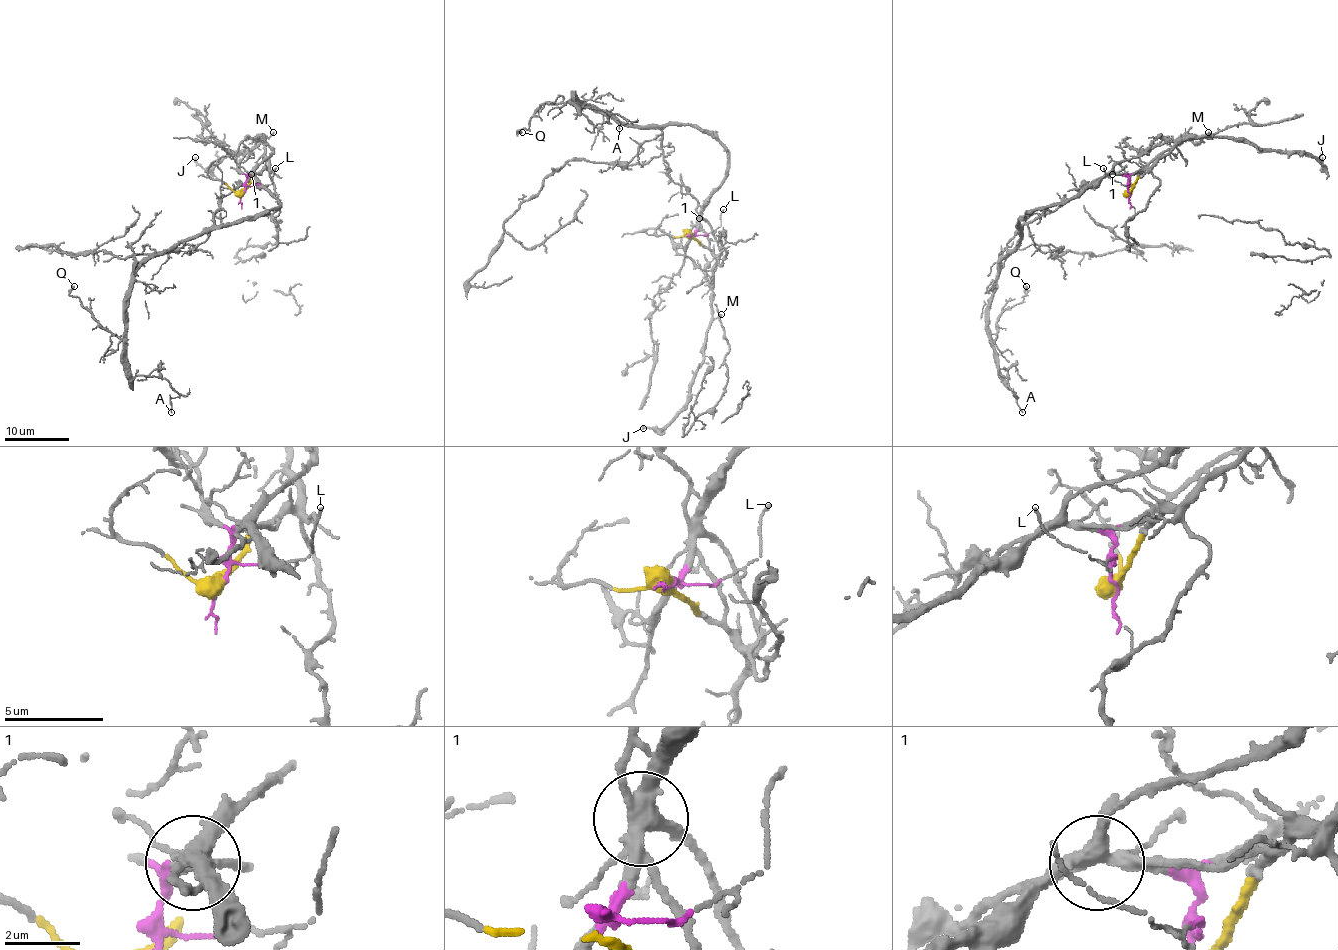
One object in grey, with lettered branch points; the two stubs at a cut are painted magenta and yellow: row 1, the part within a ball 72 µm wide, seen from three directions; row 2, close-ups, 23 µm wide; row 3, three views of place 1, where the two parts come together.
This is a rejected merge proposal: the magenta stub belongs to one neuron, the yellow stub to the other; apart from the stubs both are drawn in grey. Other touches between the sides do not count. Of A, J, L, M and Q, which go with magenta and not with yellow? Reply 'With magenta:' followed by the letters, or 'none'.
With magenta: A, L, Q

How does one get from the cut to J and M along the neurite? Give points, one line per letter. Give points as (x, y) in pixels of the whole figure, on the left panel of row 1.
J: (243, 193), (251, 178), (267, 166), (264, 137), (250, 150), (227, 153), (214, 166), (201, 167), (195, 158)
M: (243, 193), (251, 178), (267, 166), (264, 137), (274, 132)

